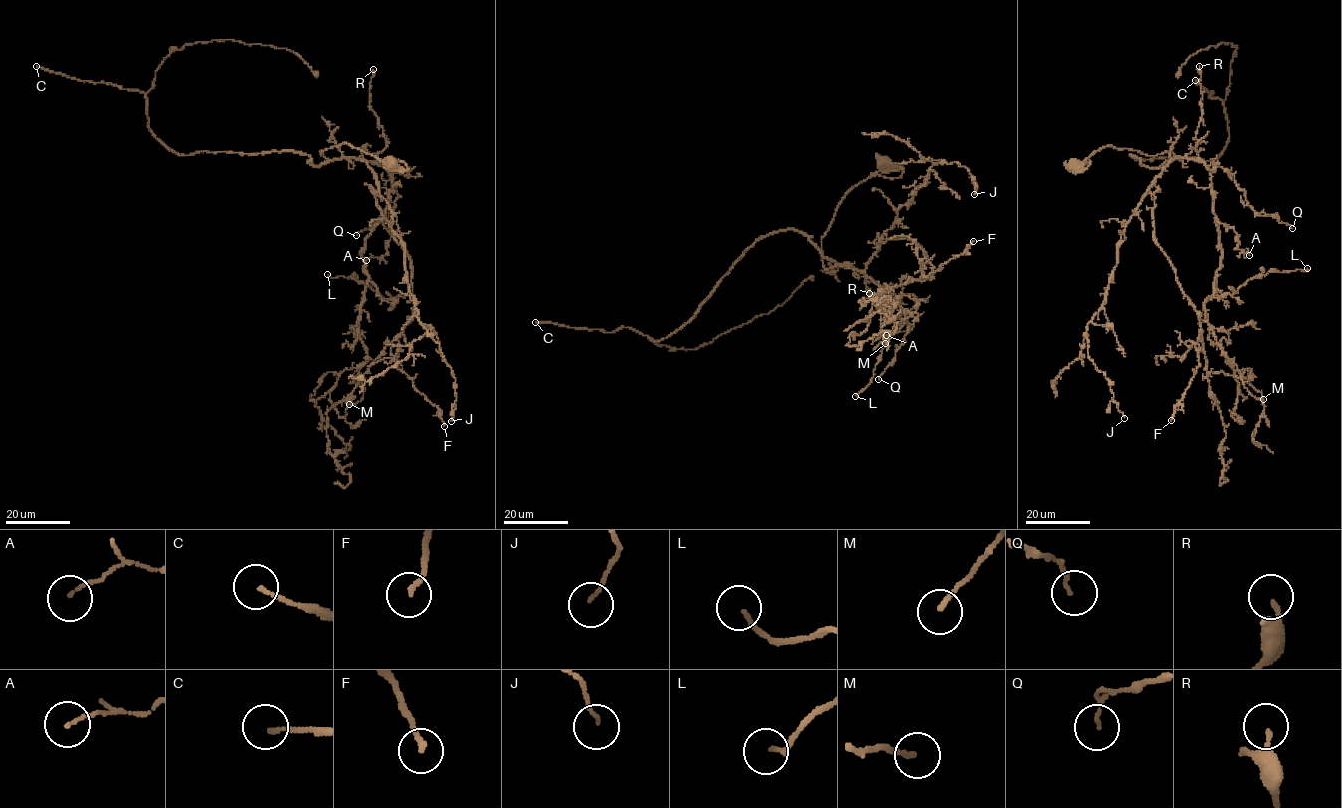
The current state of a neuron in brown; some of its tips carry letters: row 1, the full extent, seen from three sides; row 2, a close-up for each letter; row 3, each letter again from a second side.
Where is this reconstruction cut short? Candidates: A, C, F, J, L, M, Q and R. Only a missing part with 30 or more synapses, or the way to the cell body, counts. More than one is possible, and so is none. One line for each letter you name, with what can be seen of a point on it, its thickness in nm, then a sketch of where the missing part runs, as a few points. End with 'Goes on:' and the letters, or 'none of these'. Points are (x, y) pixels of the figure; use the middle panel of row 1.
C: Place: (535, 322). Thickness 150 nm
Goes on: C

